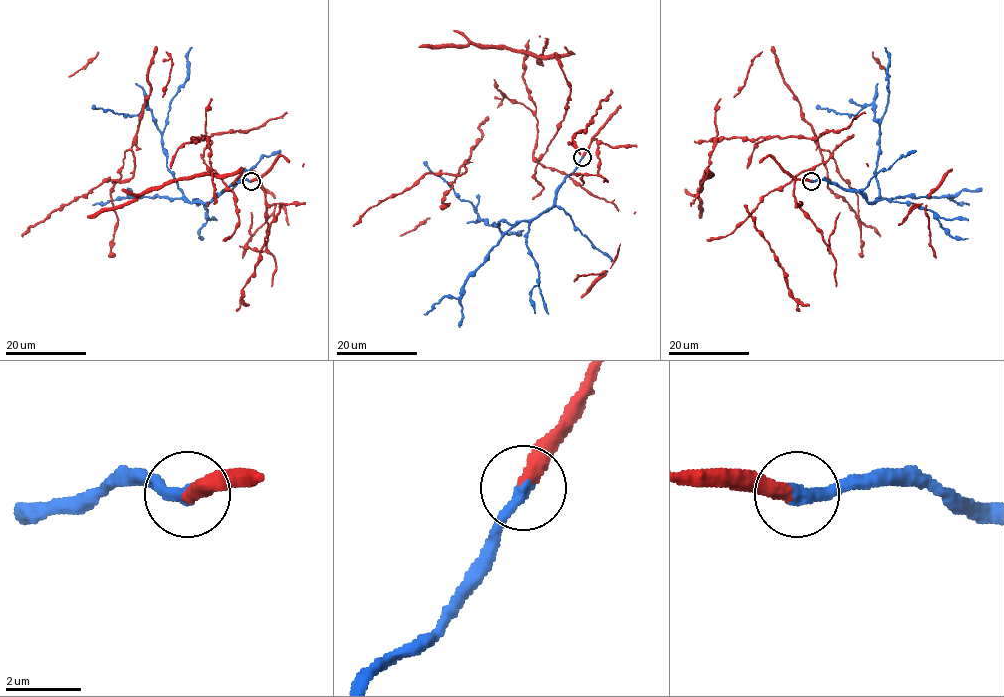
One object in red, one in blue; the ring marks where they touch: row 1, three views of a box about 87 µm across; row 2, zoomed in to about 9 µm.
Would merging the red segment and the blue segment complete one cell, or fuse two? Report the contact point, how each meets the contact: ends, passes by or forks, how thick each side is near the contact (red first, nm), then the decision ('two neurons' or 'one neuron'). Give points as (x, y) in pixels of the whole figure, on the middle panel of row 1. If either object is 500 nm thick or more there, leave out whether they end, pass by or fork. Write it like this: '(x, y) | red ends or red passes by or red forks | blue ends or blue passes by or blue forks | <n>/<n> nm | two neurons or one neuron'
(582, 157) | red ends | blue ends | 380/380 nm | one neuron

